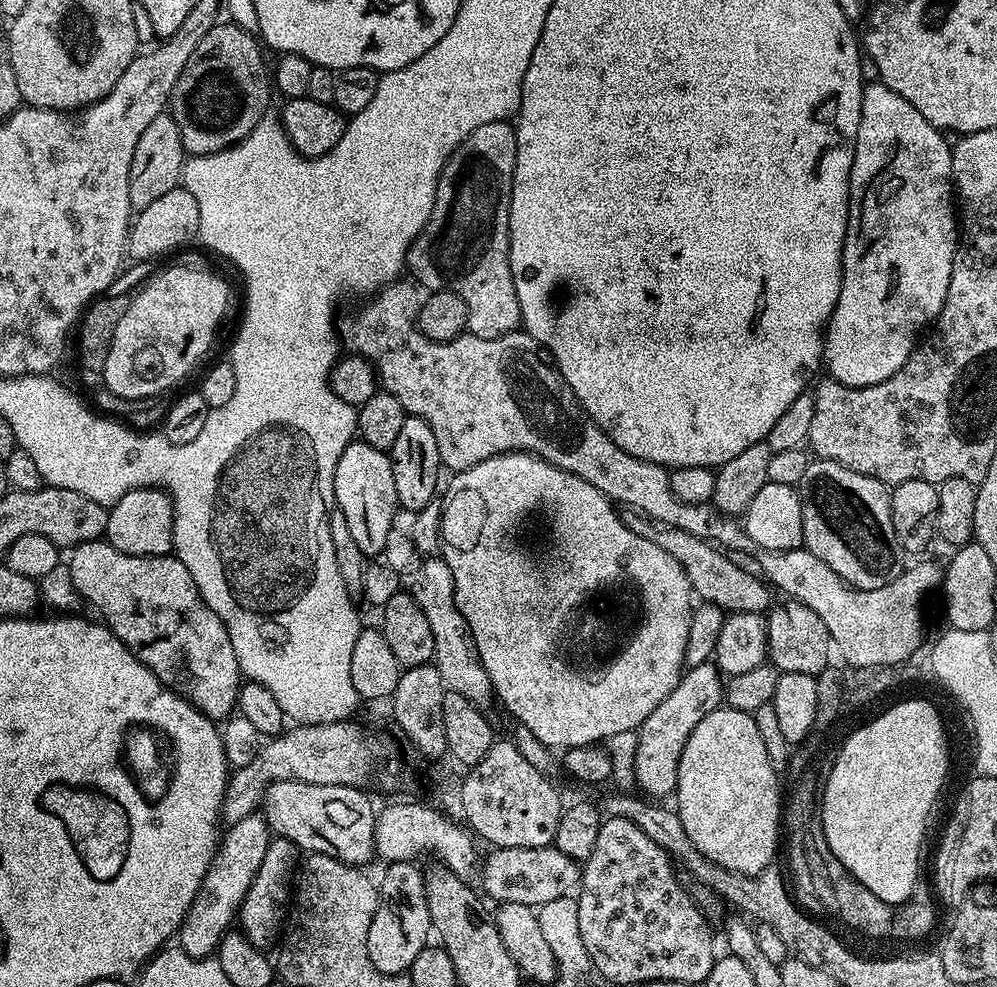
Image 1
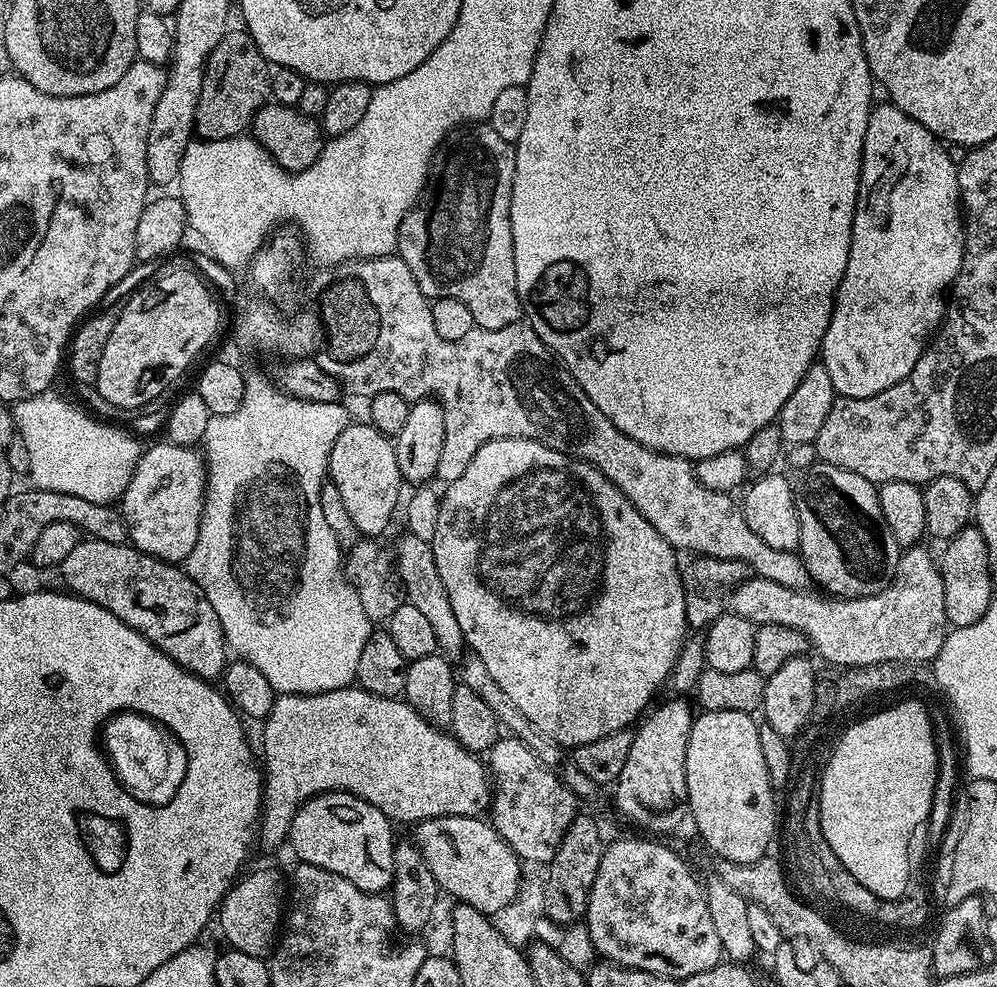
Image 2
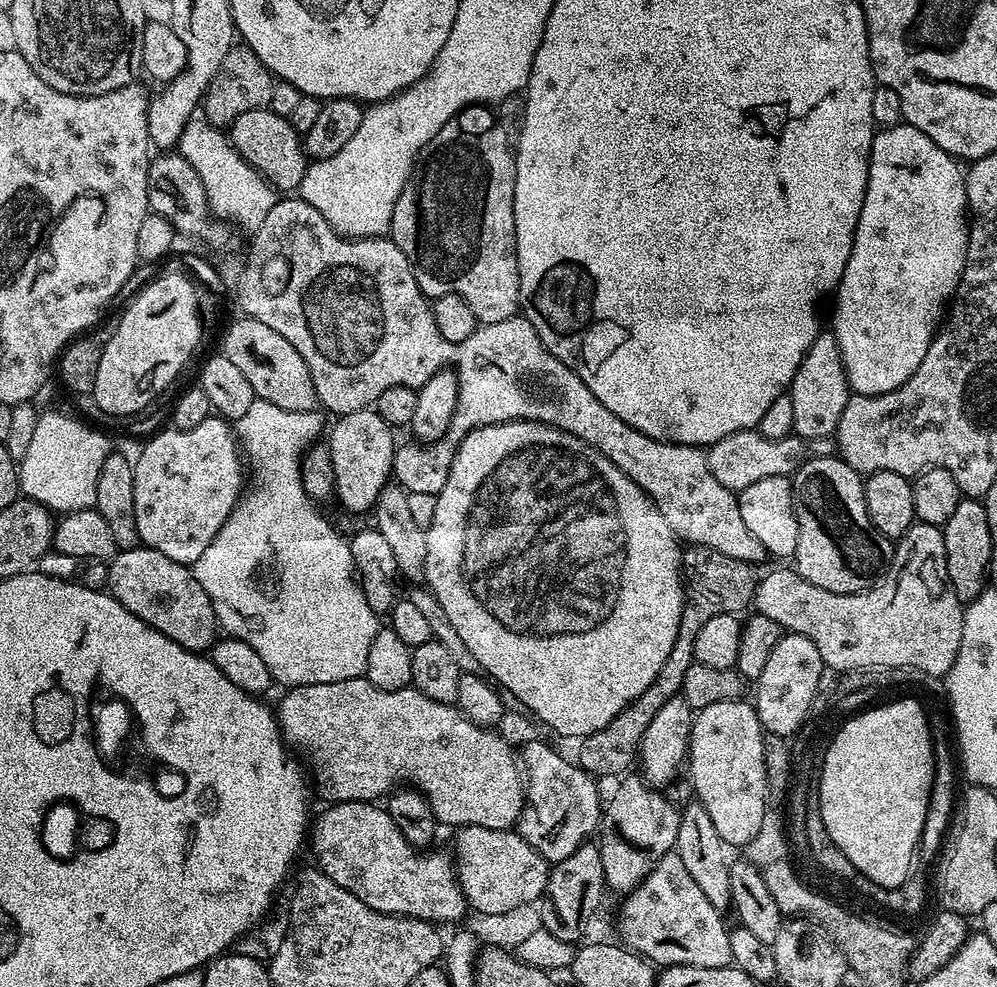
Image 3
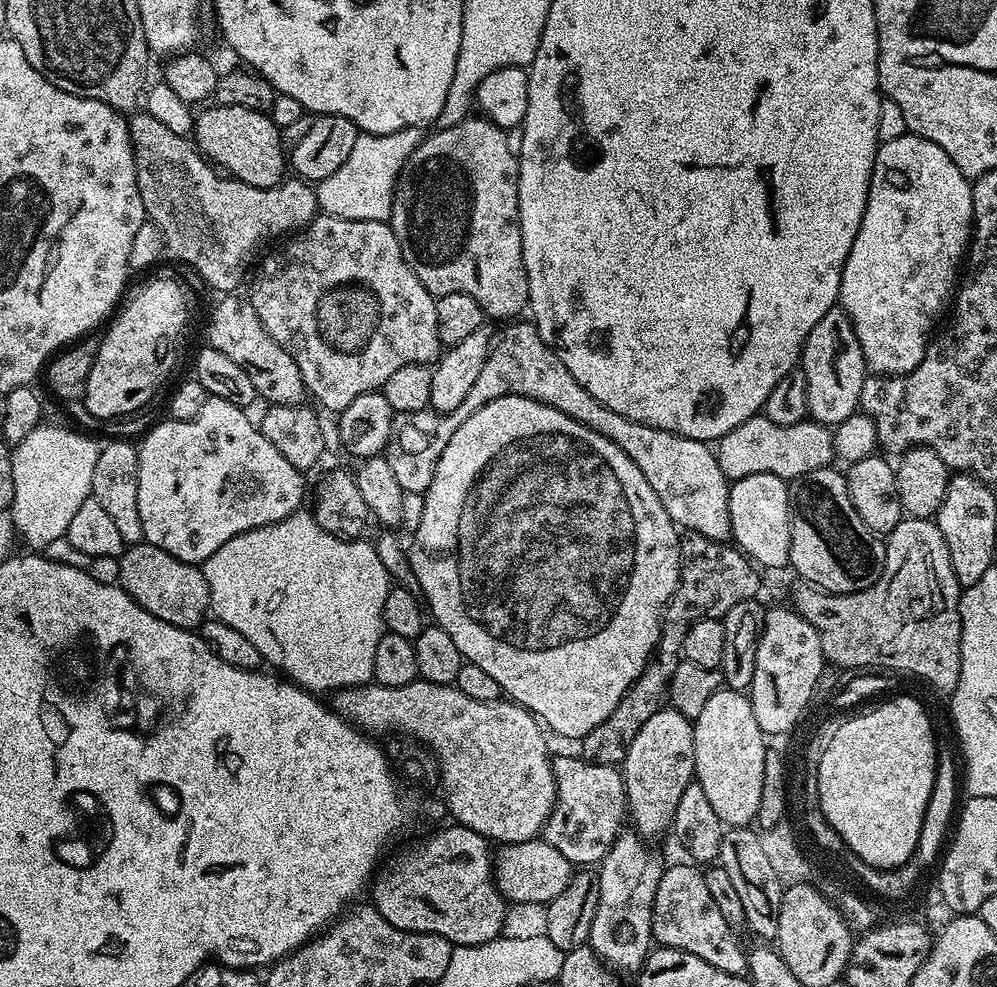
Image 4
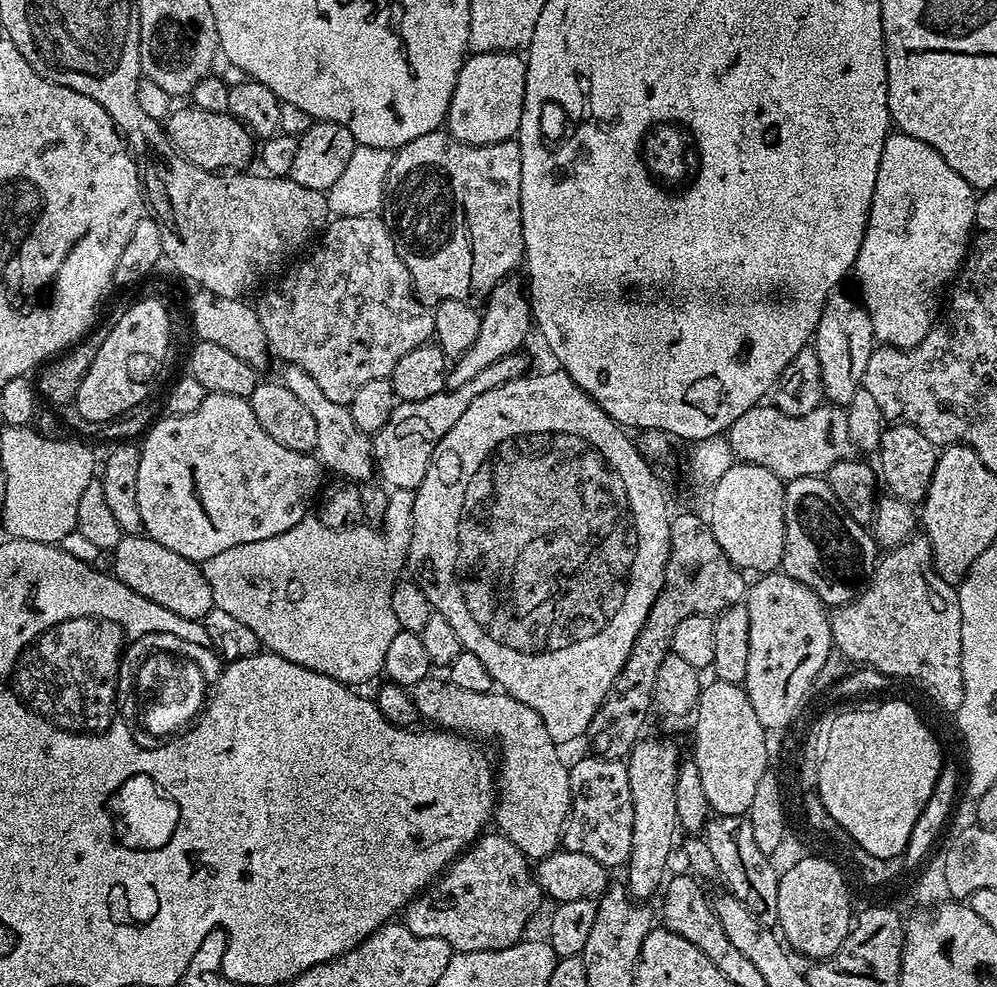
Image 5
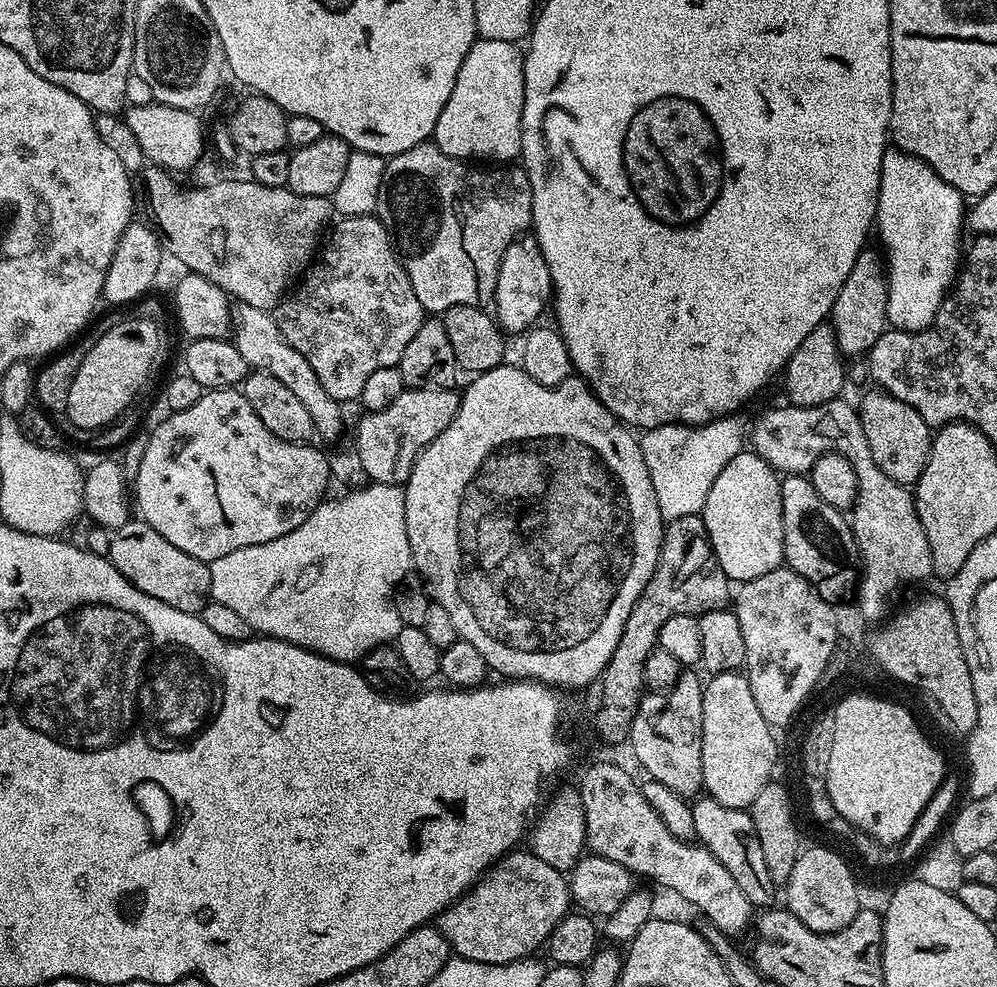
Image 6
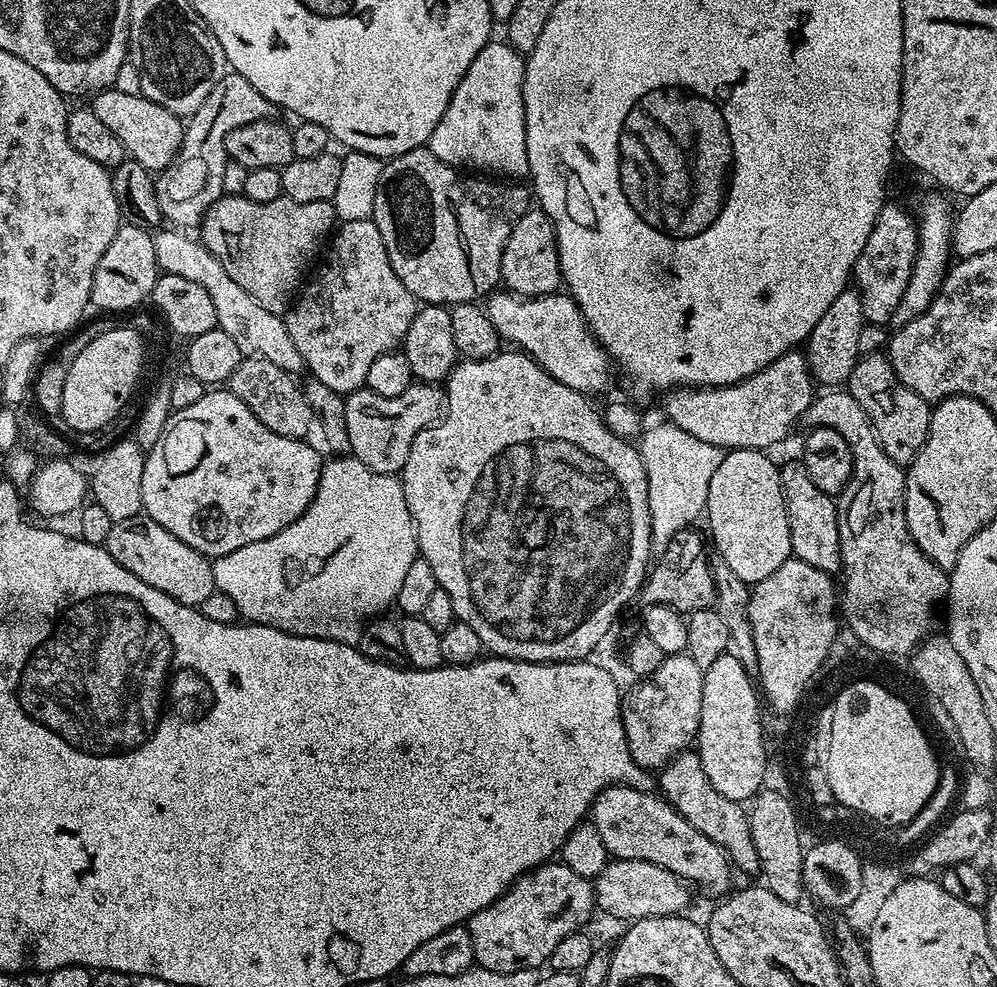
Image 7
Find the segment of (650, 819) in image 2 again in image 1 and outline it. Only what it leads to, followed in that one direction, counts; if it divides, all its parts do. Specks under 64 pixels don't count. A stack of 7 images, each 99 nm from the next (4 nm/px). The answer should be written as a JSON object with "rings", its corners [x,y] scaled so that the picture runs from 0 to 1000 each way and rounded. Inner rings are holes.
{"rings":[[[709,671],[690,677],[683,684],[680,695],[676,695],[676,699],[672,699],[672,703],[668,703],[668,707],[660,711],[660,719],[654,720],[652,727],[648,727],[648,732],[642,734],[638,742],[636,794],[637,797],[643,798],[641,801],[647,807],[666,809],[662,806],[673,807],[677,803],[684,760],[692,744],[696,744],[696,736],[700,736],[700,732],[708,727],[708,723],[723,716],[727,696],[724,682],[717,672]]]}

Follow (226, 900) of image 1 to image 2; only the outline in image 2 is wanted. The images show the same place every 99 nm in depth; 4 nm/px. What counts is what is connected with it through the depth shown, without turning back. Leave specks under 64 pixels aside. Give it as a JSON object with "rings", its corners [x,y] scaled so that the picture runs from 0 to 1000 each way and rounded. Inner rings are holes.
{"rings":[[[350,695],[347,697],[340,697],[339,699],[331,699],[330,701],[320,701],[319,703],[315,703],[314,705],[291,705],[288,703],[278,704],[277,710],[275,711],[275,715],[271,719],[271,723],[269,726],[265,728],[263,732],[263,738],[265,738],[265,770],[263,766],[263,774],[266,779],[269,778],[273,782],[277,782],[277,786],[269,786],[267,790],[267,801],[263,807],[263,822],[261,824],[261,834],[259,836],[259,851],[260,854],[265,854],[269,859],[277,859],[282,854],[283,856],[289,850],[289,842],[291,841],[291,837],[293,836],[293,830],[295,829],[295,825],[302,819],[303,816],[307,814],[313,806],[321,806],[325,802],[350,802],[351,804],[355,804],[359,809],[363,809],[367,813],[371,813],[375,817],[379,817],[379,821],[383,821],[383,825],[387,825],[389,830],[394,833],[400,833],[402,831],[405,835],[410,835],[410,837],[416,836],[418,833],[422,831],[430,831],[431,829],[439,829],[440,827],[481,827],[482,825],[488,824],[490,822],[492,813],[493,813],[493,794],[491,793],[491,782],[487,777],[486,771],[482,769],[480,765],[476,762],[472,762],[471,760],[467,760],[463,757],[461,753],[457,750],[457,747],[453,745],[452,741],[436,738],[433,734],[429,734],[427,732],[427,727],[423,727],[423,723],[419,723],[419,719],[415,719],[409,714],[409,710],[404,707],[394,707],[392,705],[380,705],[379,703],[375,703],[374,701],[368,701],[367,698],[360,695]]]}

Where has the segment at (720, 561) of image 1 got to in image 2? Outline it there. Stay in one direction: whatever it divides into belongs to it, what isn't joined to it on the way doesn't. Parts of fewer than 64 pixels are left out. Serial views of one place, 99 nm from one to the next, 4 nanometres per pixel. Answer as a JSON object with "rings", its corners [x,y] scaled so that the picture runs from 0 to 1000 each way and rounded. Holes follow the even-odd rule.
{"rings":[[[927,553],[910,556],[901,569],[899,585],[888,596],[876,604],[862,604],[856,608],[836,606],[830,602],[817,604],[814,598],[793,596],[780,590],[772,590],[772,586],[764,586],[757,582],[749,588],[737,593],[733,601],[733,619],[753,632],[779,632],[792,634],[809,644],[810,651],[830,673],[844,673],[844,678],[873,676],[875,673],[887,673],[895,670],[920,671],[919,669],[938,670],[950,646],[953,633],[949,626],[949,606],[947,605],[947,586],[943,582],[940,568],[935,567]]]}

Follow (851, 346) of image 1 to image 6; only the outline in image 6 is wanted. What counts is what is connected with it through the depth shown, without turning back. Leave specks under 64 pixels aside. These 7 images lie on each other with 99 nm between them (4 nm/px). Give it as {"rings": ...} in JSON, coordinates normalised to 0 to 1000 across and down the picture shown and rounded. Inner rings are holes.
{"rings":[[[895,148],[888,153],[883,173],[878,238],[883,238],[889,256],[889,318],[892,329],[905,336],[923,336],[939,324],[965,267],[963,234],[969,231],[969,200],[949,184],[925,160]]]}

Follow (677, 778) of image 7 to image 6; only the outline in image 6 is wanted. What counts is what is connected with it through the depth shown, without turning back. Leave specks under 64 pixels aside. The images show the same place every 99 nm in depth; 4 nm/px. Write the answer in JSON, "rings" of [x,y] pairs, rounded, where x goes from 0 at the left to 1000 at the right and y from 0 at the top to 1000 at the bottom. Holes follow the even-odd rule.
{"rings":[[[709,804],[695,810],[693,816],[698,851],[710,859],[712,865],[728,877],[728,881],[732,881],[736,894],[740,894],[744,906],[752,910],[755,918],[773,917],[777,913],[774,911],[780,908],[780,897],[772,890],[772,881],[768,881],[768,868],[764,866],[764,856],[760,854],[753,822],[724,817],[724,813]]]}

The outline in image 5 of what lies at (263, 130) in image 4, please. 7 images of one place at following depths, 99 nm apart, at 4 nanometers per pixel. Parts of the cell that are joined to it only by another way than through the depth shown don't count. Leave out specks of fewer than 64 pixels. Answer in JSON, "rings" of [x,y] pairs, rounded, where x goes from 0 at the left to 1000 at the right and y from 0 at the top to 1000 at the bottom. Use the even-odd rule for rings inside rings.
{"rings":[[[196,107],[181,109],[172,114],[166,122],[169,143],[176,148],[195,168],[209,174],[222,172],[245,172],[249,165],[254,165],[259,154],[259,146],[249,129],[239,124],[228,113],[212,114]]]}

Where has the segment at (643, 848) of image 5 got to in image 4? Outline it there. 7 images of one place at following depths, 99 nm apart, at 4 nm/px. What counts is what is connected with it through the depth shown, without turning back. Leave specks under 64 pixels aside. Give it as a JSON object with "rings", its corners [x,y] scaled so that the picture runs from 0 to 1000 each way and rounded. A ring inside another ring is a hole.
{"rings":[[[667,715],[645,734],[636,752],[632,752],[632,760],[628,760],[624,775],[628,823],[633,838],[643,848],[662,847],[674,839],[676,821],[680,821],[684,803],[696,792],[698,773],[694,736],[695,730],[680,723],[680,719]]]}

